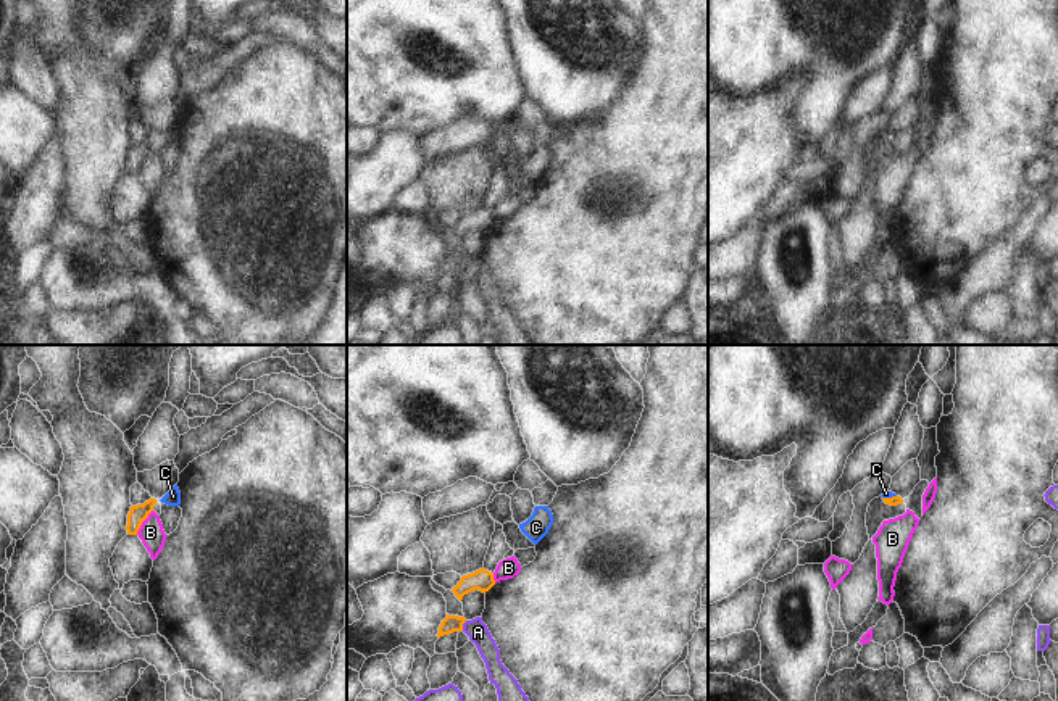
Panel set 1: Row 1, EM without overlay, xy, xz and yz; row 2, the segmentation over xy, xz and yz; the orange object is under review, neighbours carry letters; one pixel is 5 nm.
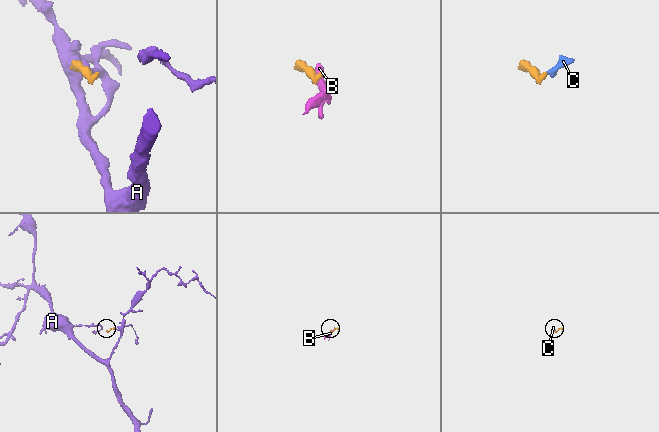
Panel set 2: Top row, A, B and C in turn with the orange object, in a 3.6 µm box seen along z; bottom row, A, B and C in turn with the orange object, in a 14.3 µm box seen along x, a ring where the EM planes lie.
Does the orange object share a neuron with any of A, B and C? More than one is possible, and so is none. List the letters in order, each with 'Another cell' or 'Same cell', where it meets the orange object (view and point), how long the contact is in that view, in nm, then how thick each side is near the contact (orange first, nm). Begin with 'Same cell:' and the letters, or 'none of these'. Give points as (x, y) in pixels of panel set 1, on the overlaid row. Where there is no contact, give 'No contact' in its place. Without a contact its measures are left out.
Same cell: C
A: Another cell. Touches orange at xz (462, 626). Shared border 50 nm. Thickness 90 nm (orange) against 110 nm
B: Another cell. Touches orange at xy (142, 521). Shared border 150 nm. Thickness 90 nm (orange) against 120 nm
C: Same cell. Touches orange at yz (889, 498). Shared border 70 nm. Thickness 50 nm (orange) against 30 nm.

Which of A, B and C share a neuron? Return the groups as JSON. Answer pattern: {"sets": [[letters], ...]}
{"sets": [["A", "B"], ["C"]]}

